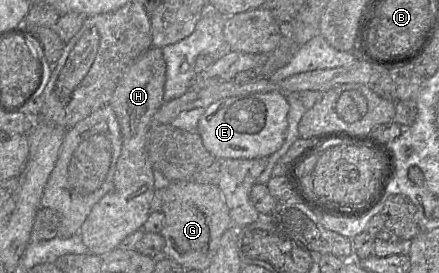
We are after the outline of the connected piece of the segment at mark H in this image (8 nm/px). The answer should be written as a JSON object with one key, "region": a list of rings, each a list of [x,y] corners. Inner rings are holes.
{"region":[[[152,46],[127,68],[109,102],[120,125],[122,149],[112,189],[94,205],[78,233],[89,253],[105,256],[118,248],[127,236],[143,228],[151,213],[150,202],[155,189],[154,170],[147,155],[147,134],[154,114],[164,103],[165,81],[162,49]]]}

